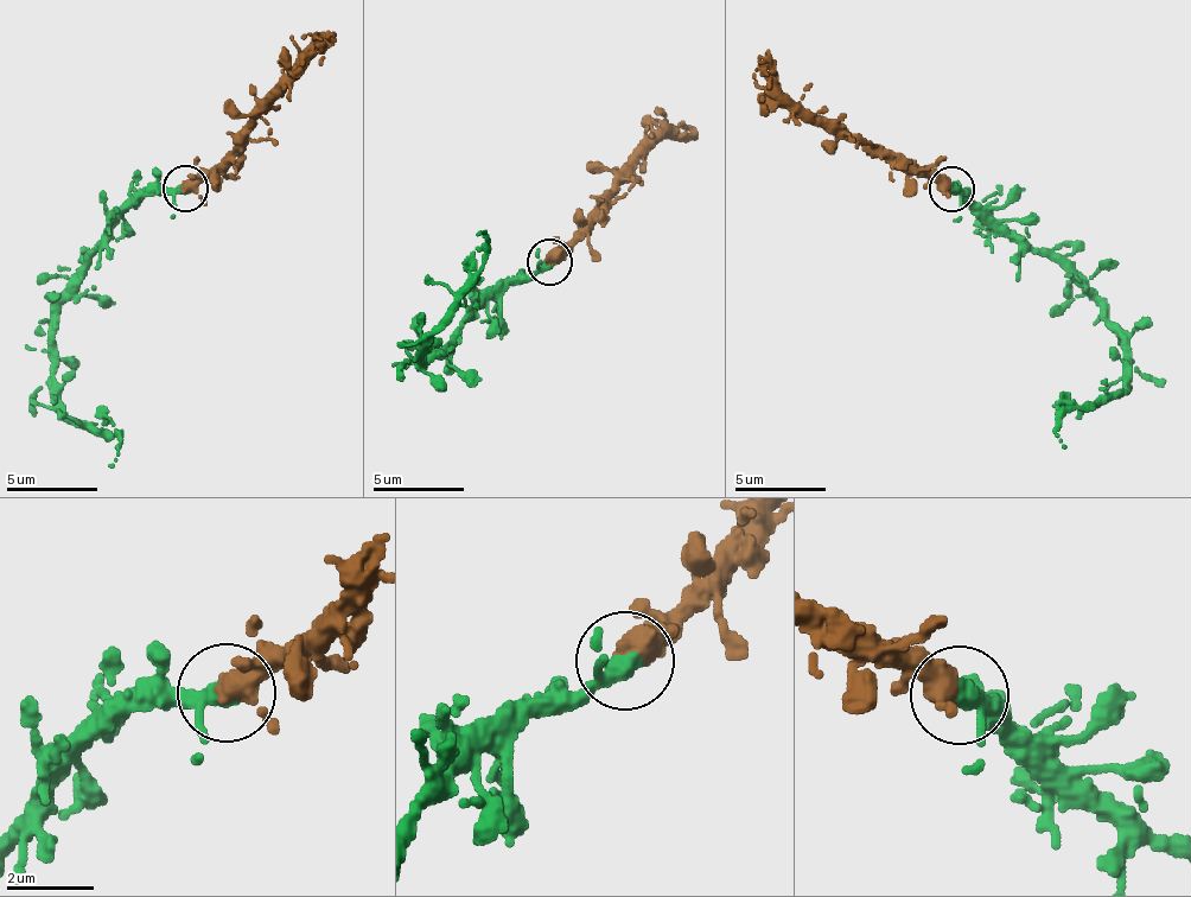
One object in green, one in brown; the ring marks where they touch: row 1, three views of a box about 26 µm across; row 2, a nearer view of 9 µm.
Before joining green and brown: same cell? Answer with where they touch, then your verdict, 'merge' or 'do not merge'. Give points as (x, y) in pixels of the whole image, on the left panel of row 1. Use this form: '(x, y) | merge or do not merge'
(185, 189) | merge

